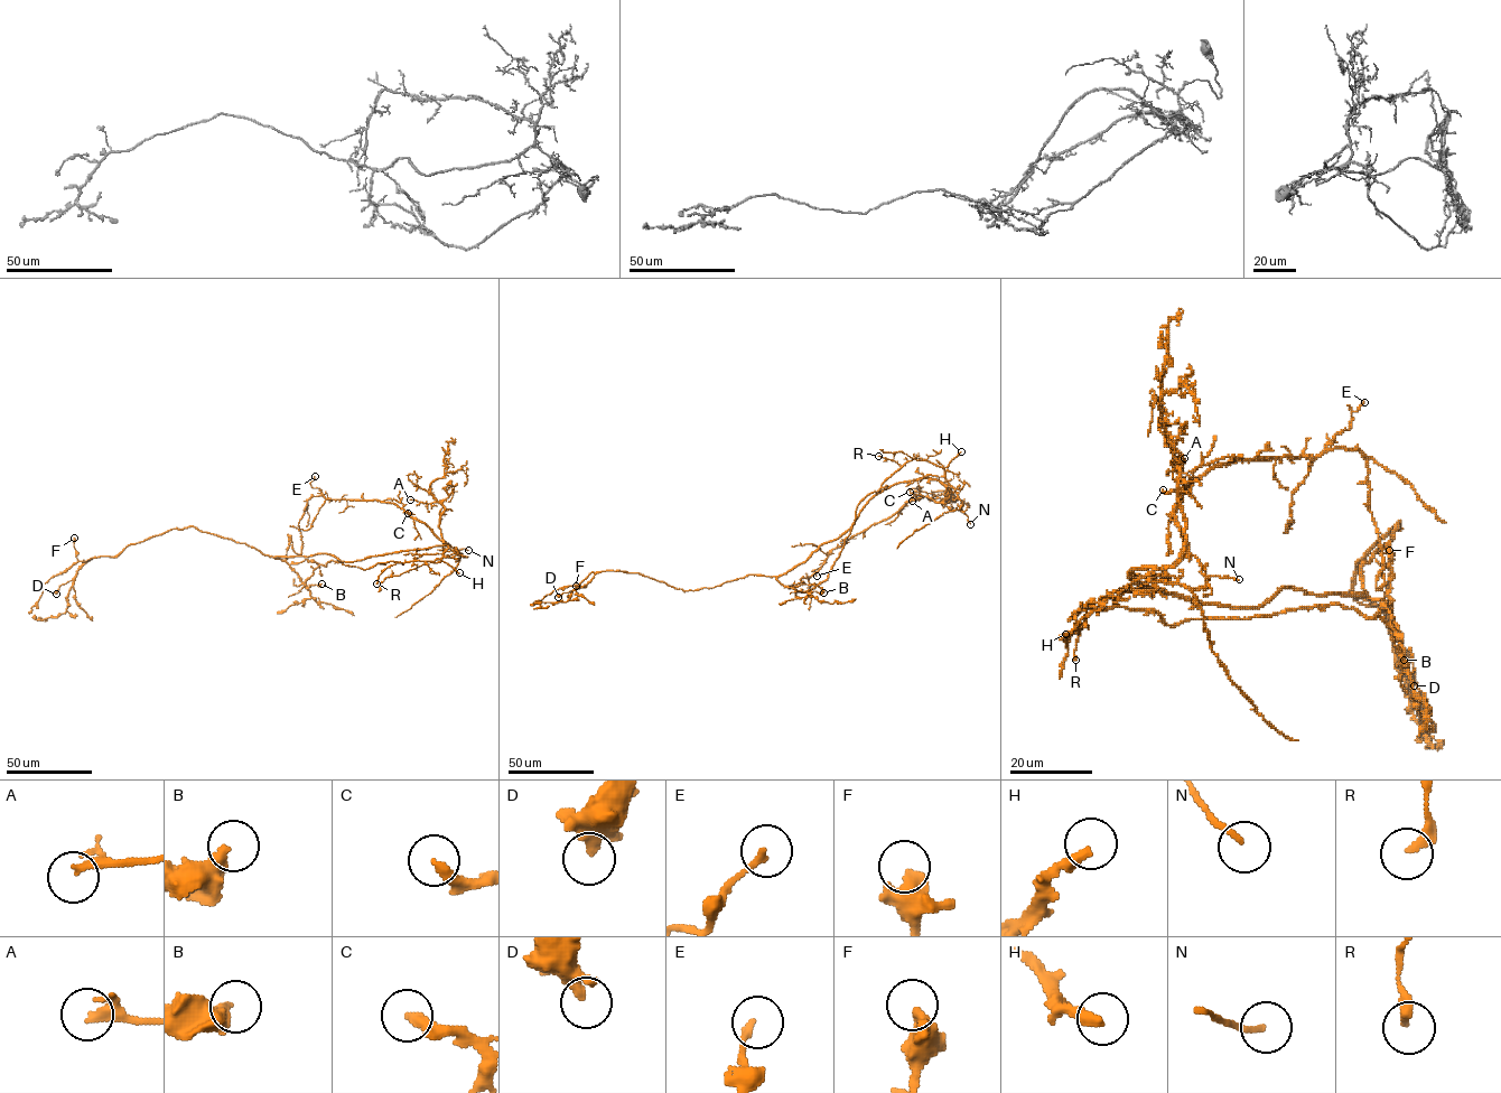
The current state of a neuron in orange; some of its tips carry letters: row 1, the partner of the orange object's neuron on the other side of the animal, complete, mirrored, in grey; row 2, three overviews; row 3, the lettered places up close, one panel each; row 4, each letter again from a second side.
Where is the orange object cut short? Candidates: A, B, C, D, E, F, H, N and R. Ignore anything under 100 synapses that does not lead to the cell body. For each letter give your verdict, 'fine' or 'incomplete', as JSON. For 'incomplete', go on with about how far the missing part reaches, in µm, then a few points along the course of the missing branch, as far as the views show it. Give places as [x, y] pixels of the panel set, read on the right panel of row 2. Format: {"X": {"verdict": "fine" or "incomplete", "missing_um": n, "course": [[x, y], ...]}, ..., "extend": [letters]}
{"A": {"verdict": "fine"}, "B": {"verdict": "fine"}, "C": {"verdict": "fine"}, "D": {"verdict": "fine"}, "E": {"verdict": "fine"}, "F": {"verdict": "fine"}, "H": {"verdict": "incomplete", "missing_um": 35}, "N": {"verdict": "fine"}, "R": {"verdict": "fine"}, "extend": ["H"]}

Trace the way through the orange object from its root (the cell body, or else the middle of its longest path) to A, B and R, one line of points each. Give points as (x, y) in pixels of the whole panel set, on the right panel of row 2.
A: (1349, 594), (1283, 588), (1228, 607), (1133, 579), (1180, 559), (1184, 458)
B: (1349, 594), (1366, 594), (1387, 603), (1400, 636), (1405, 670), (1401, 664), (1404, 660)
R: (1349, 594), (1387, 603), (1401, 657), (1378, 615), (1327, 604), (1175, 625), (1154, 610), (1096, 608), (1075, 660)

